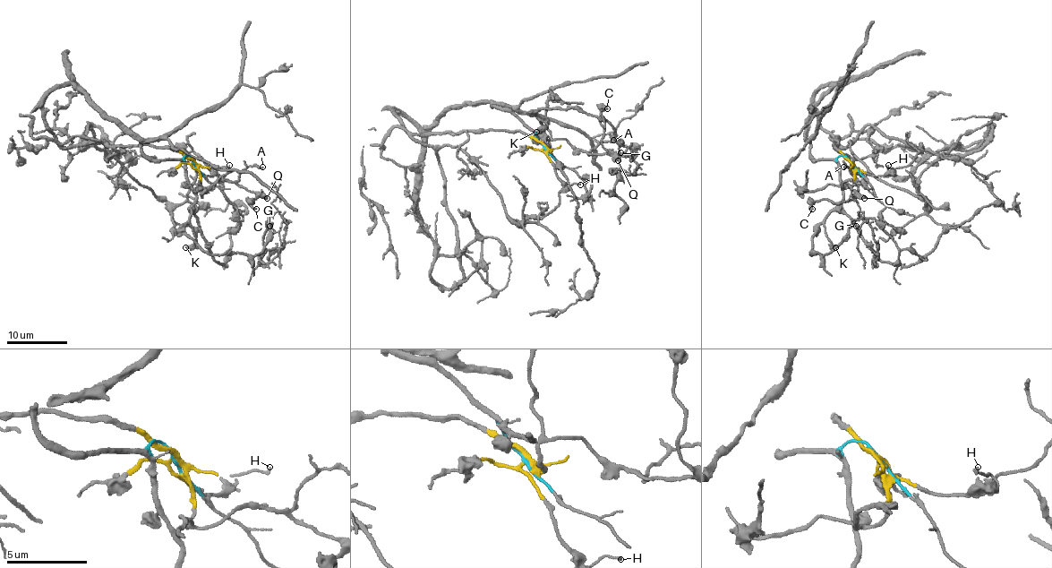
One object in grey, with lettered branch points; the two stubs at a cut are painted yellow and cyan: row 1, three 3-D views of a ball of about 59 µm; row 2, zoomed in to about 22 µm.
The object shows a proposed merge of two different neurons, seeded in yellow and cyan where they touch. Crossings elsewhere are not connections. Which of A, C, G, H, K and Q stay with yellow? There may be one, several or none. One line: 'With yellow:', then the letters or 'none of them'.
With yellow: A, C, H, Q

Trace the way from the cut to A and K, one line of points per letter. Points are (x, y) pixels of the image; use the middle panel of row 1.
A: (544, 147), (551, 150), (550, 144), (553, 140), (567, 140), (588, 153), (597, 145), (613, 140)
K: (544, 147), (535, 133), (545, 140), (541, 120), (547, 125), (536, 132)

